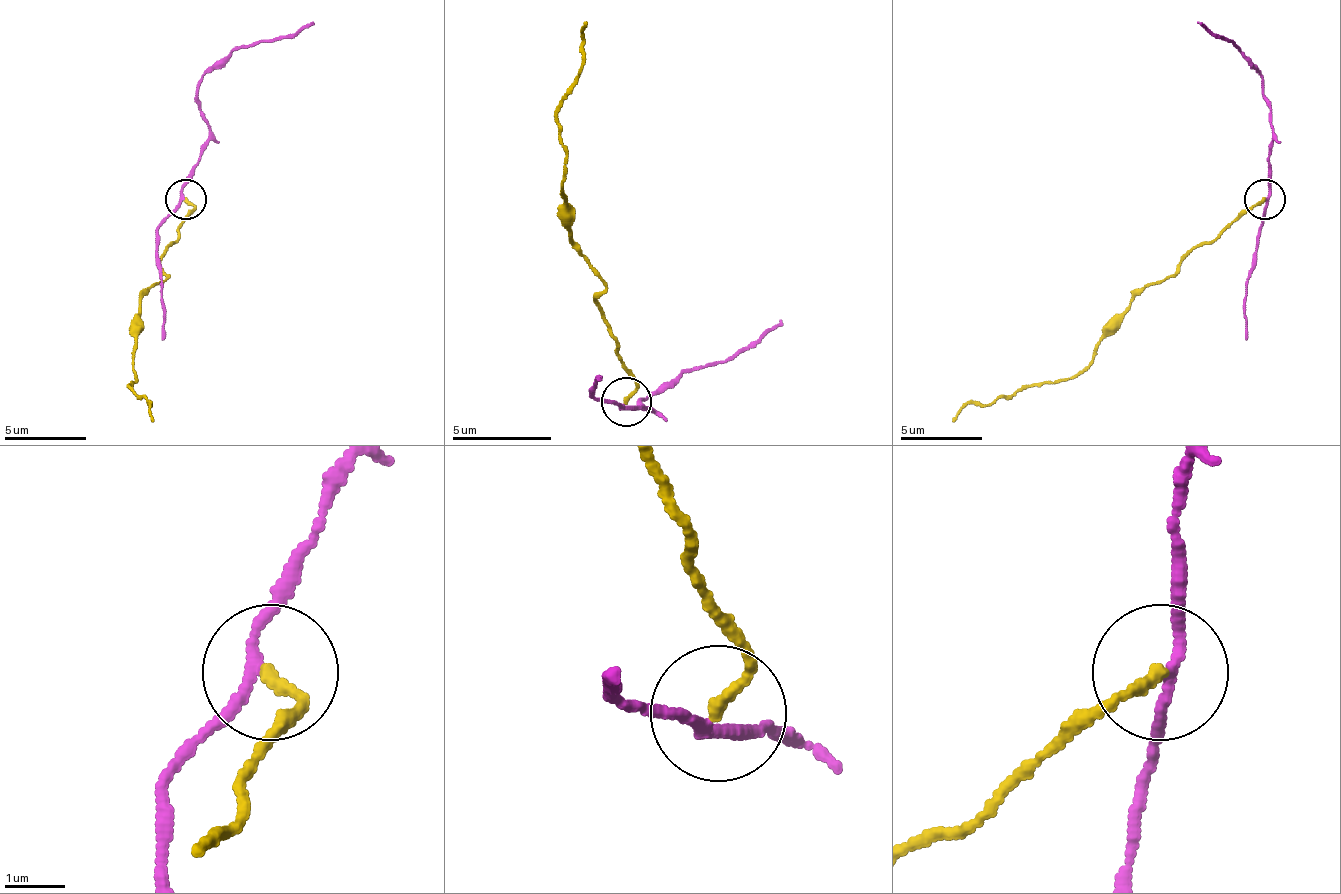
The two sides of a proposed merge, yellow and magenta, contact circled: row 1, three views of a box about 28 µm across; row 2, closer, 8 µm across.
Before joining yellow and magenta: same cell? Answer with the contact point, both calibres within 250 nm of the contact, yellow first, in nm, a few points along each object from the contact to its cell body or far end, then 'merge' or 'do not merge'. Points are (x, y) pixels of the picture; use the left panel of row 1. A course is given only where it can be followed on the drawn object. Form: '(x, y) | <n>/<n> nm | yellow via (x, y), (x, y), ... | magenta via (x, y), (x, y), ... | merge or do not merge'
(186, 199) | 190/160 nm | yellow via (187, 200), (195, 208), (162, 257), (166, 278), (142, 298), (134, 376), (130, 384), (150, 404), (154, 420) | magenta via (183, 200), (183, 184), (207, 139), (199, 82), (236, 49), (297, 37), (313, 20) | do not merge

